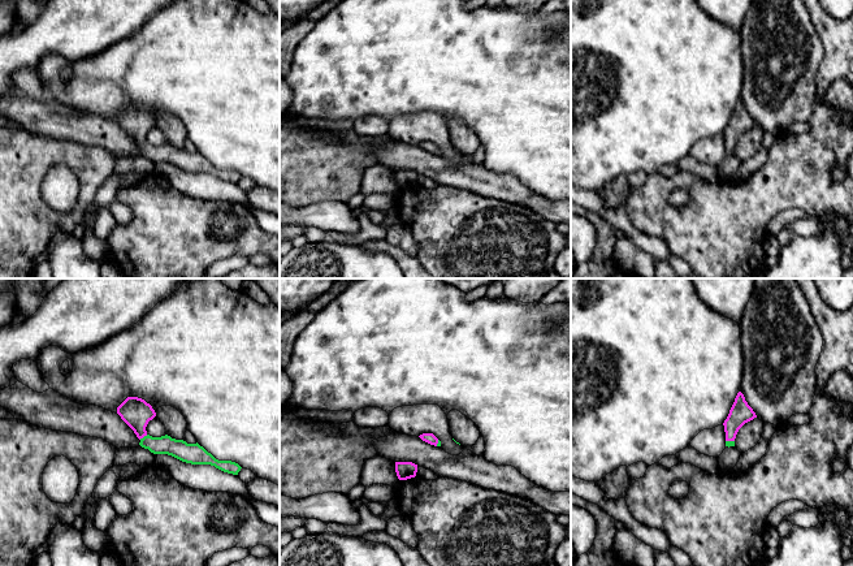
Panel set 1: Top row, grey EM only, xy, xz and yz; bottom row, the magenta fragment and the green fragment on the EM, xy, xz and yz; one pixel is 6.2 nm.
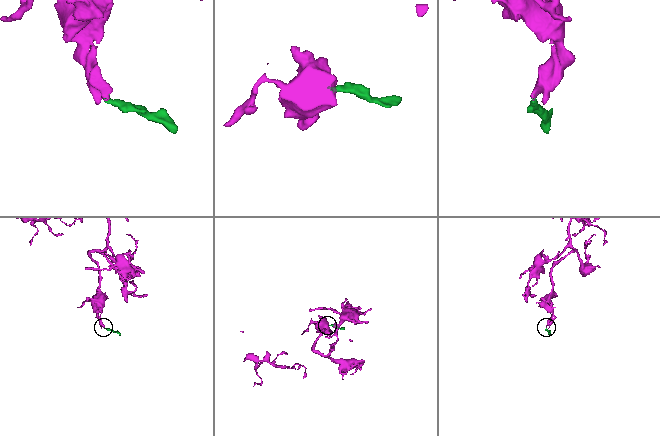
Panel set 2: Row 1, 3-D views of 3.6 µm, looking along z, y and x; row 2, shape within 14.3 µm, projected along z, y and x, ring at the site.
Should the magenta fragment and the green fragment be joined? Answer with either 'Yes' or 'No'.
Yes

